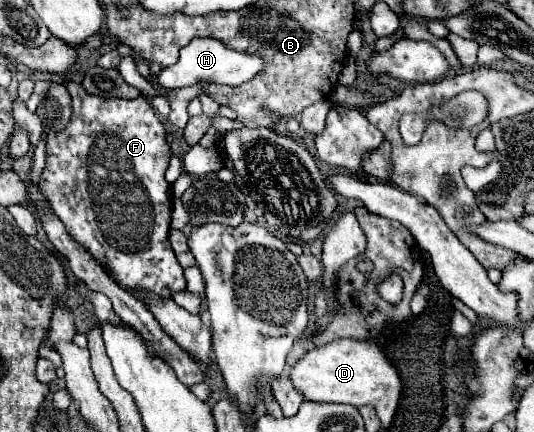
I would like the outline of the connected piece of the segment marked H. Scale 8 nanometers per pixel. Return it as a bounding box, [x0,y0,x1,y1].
[158,38,264,88]

